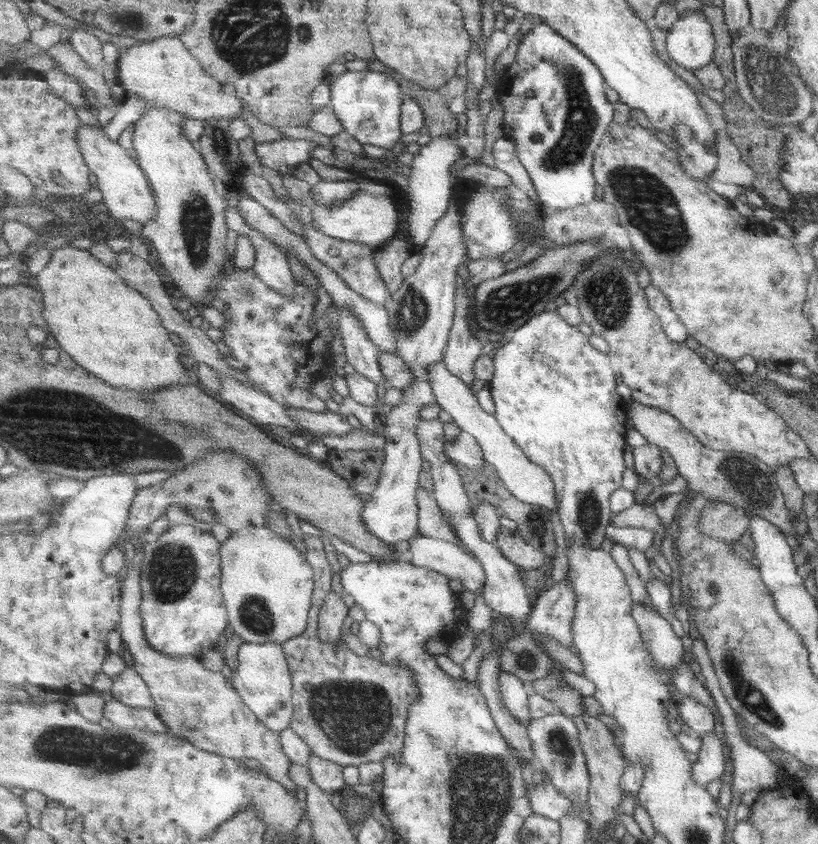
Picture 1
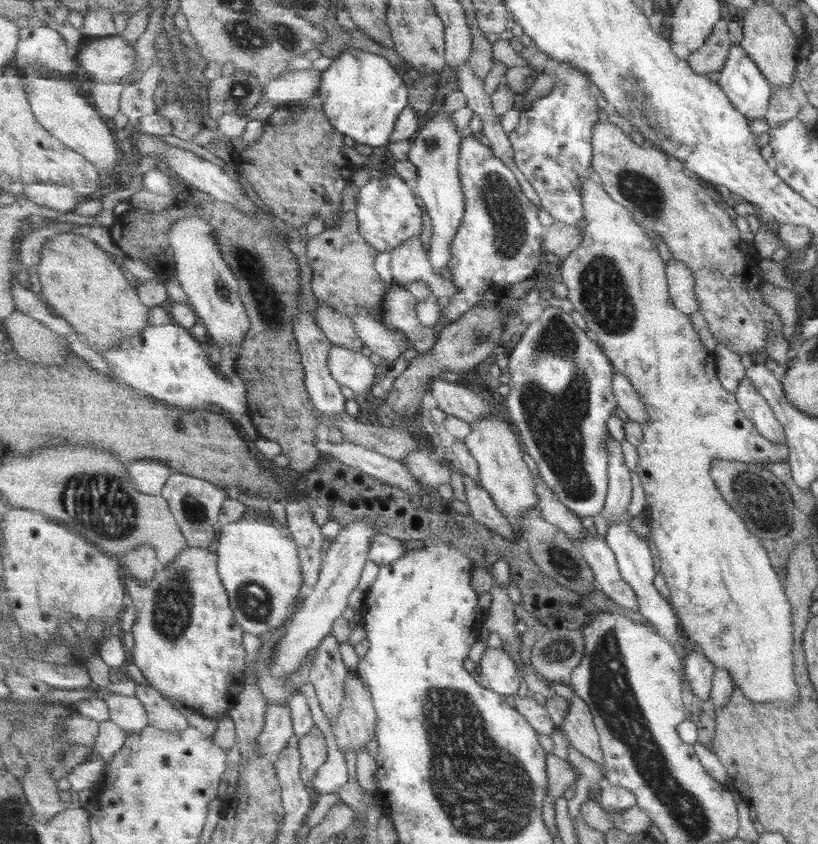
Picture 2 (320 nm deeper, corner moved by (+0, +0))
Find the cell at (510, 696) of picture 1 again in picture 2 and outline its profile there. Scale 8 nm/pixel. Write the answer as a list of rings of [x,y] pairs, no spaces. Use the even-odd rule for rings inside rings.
[[[486,647],[480,660],[481,677],[486,685],[506,698],[517,695],[519,674],[509,653],[503,648]]]

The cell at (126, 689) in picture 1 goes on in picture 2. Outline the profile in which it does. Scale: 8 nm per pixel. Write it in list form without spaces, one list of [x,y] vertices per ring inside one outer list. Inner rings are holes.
[[[99,689],[104,693],[104,699],[110,709],[110,719],[128,734],[141,733],[149,725],[147,710],[137,696],[121,696],[108,693],[106,689]]]

